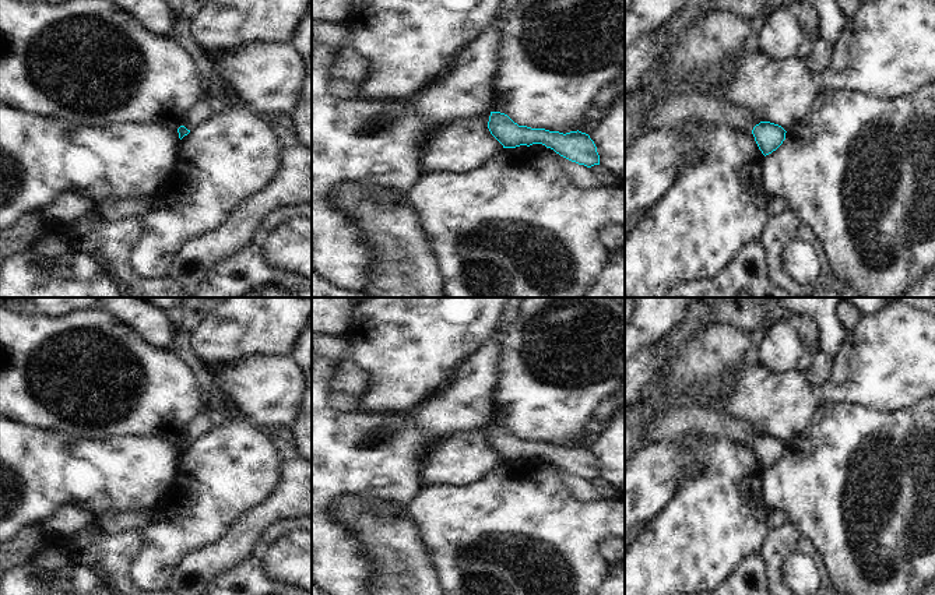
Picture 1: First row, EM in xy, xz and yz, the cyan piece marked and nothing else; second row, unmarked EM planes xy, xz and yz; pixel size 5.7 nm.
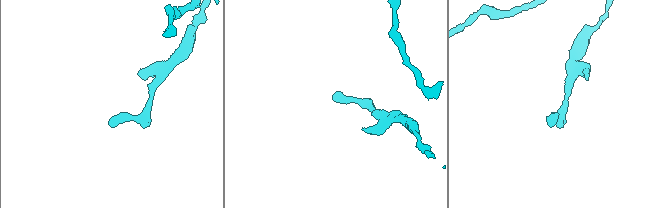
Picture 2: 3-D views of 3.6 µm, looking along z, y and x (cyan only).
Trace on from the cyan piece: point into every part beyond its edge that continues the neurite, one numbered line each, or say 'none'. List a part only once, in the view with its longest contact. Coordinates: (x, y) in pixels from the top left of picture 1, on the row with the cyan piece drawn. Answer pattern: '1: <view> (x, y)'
none

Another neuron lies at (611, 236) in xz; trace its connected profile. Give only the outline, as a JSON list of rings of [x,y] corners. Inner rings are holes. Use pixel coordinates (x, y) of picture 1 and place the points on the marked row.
[[[608,223],[598,232],[598,240],[608,253],[625,253],[625,228]]]

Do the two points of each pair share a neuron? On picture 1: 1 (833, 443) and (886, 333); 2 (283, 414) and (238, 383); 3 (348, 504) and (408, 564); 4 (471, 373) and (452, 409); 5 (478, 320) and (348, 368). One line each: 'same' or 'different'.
1: different
2: same
3: same
4: same
5: different

